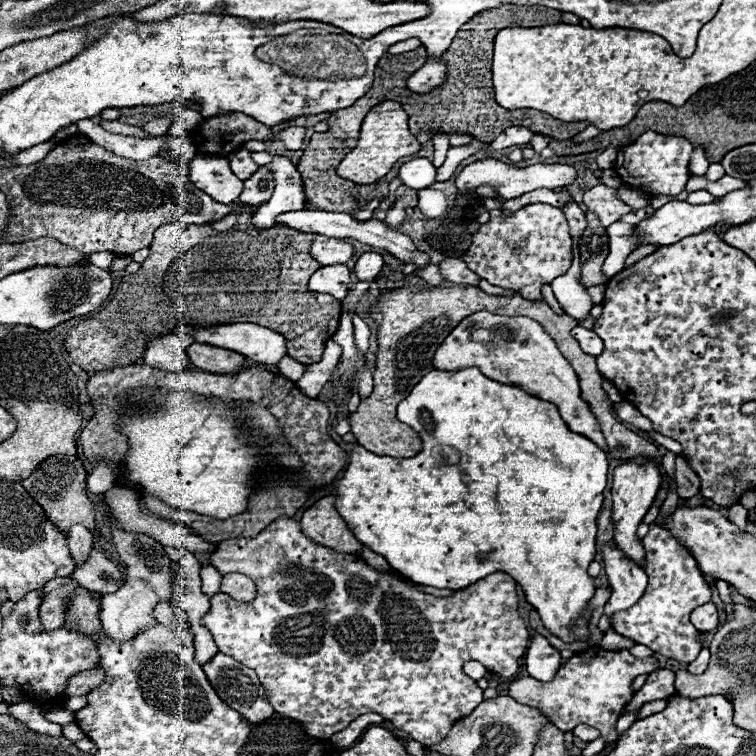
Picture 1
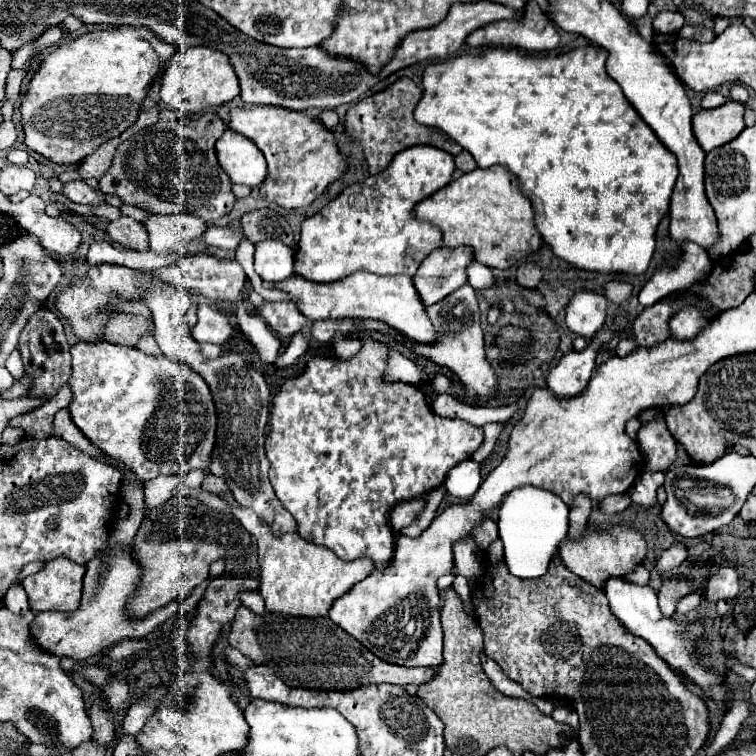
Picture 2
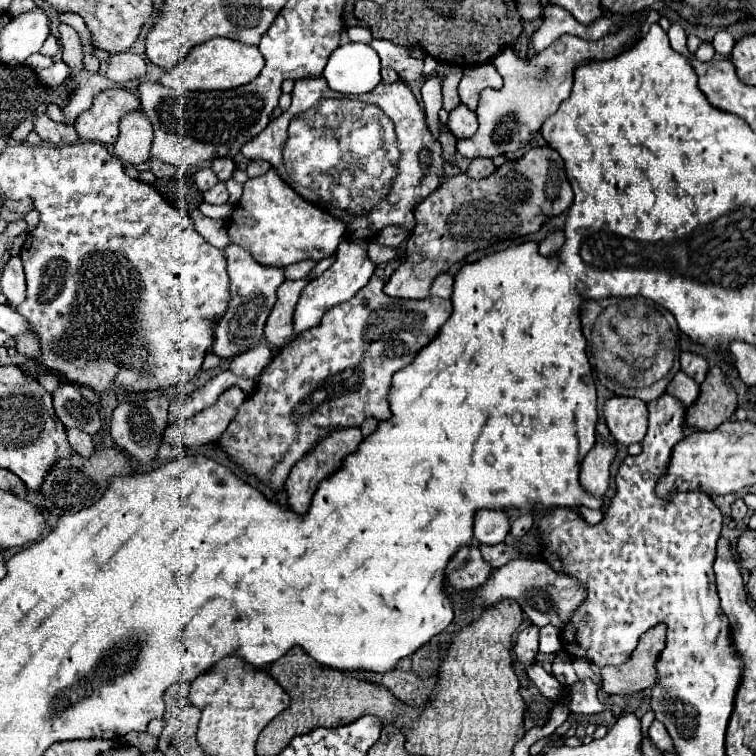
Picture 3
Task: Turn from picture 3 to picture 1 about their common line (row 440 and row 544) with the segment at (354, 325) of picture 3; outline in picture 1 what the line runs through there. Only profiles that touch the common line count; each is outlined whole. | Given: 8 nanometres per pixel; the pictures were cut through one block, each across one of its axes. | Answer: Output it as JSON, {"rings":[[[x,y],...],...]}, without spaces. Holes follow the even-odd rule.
{"rings":[[[288,516],[284,518],[278,518],[274,520],[272,524],[268,524],[260,534],[258,538],[232,538],[232,540],[224,540],[222,544],[218,544],[218,548],[212,552],[210,556],[210,564],[220,572],[220,574],[228,574],[228,572],[240,572],[240,574],[246,574],[250,576],[254,582],[256,582],[256,588],[258,588],[258,594],[252,602],[248,604],[240,604],[236,600],[232,600],[230,596],[226,594],[214,594],[210,598],[210,610],[208,614],[202,616],[202,626],[206,626],[216,644],[218,644],[218,650],[232,656],[234,660],[246,664],[248,668],[252,668],[260,682],[264,684],[264,690],[266,690],[266,696],[272,704],[272,708],[296,722],[300,722],[306,730],[306,734],[314,736],[314,738],[330,738],[332,734],[344,730],[352,720],[356,720],[358,716],[366,714],[366,712],[376,712],[380,716],[384,716],[386,720],[390,720],[396,728],[400,728],[402,732],[410,734],[416,742],[424,744],[424,746],[434,746],[438,740],[442,740],[442,736],[446,736],[446,732],[450,732],[452,724],[456,720],[460,720],[460,716],[466,716],[470,714],[480,702],[482,702],[482,688],[478,688],[474,684],[472,678],[468,678],[464,672],[462,672],[462,666],[464,662],[468,660],[478,660],[482,664],[502,664],[502,668],[508,668],[508,676],[514,676],[518,672],[518,658],[526,652],[526,646],[528,646],[528,630],[526,630],[526,624],[524,620],[518,616],[518,594],[516,594],[516,582],[514,578],[510,578],[508,574],[504,572],[496,572],[496,574],[490,574],[482,580],[478,580],[476,584],[468,586],[468,588],[462,588],[458,590],[454,596],[448,596],[448,598],[436,598],[436,596],[430,596],[430,594],[424,594],[424,592],[418,592],[410,586],[406,586],[406,580],[402,578],[396,578],[392,574],[382,574],[382,572],[376,572],[374,568],[370,568],[360,556],[354,556],[354,554],[340,554],[340,552],[334,552],[326,546],[320,546],[320,544],[314,544],[312,540],[308,540],[302,530],[300,530],[300,524]]]}

